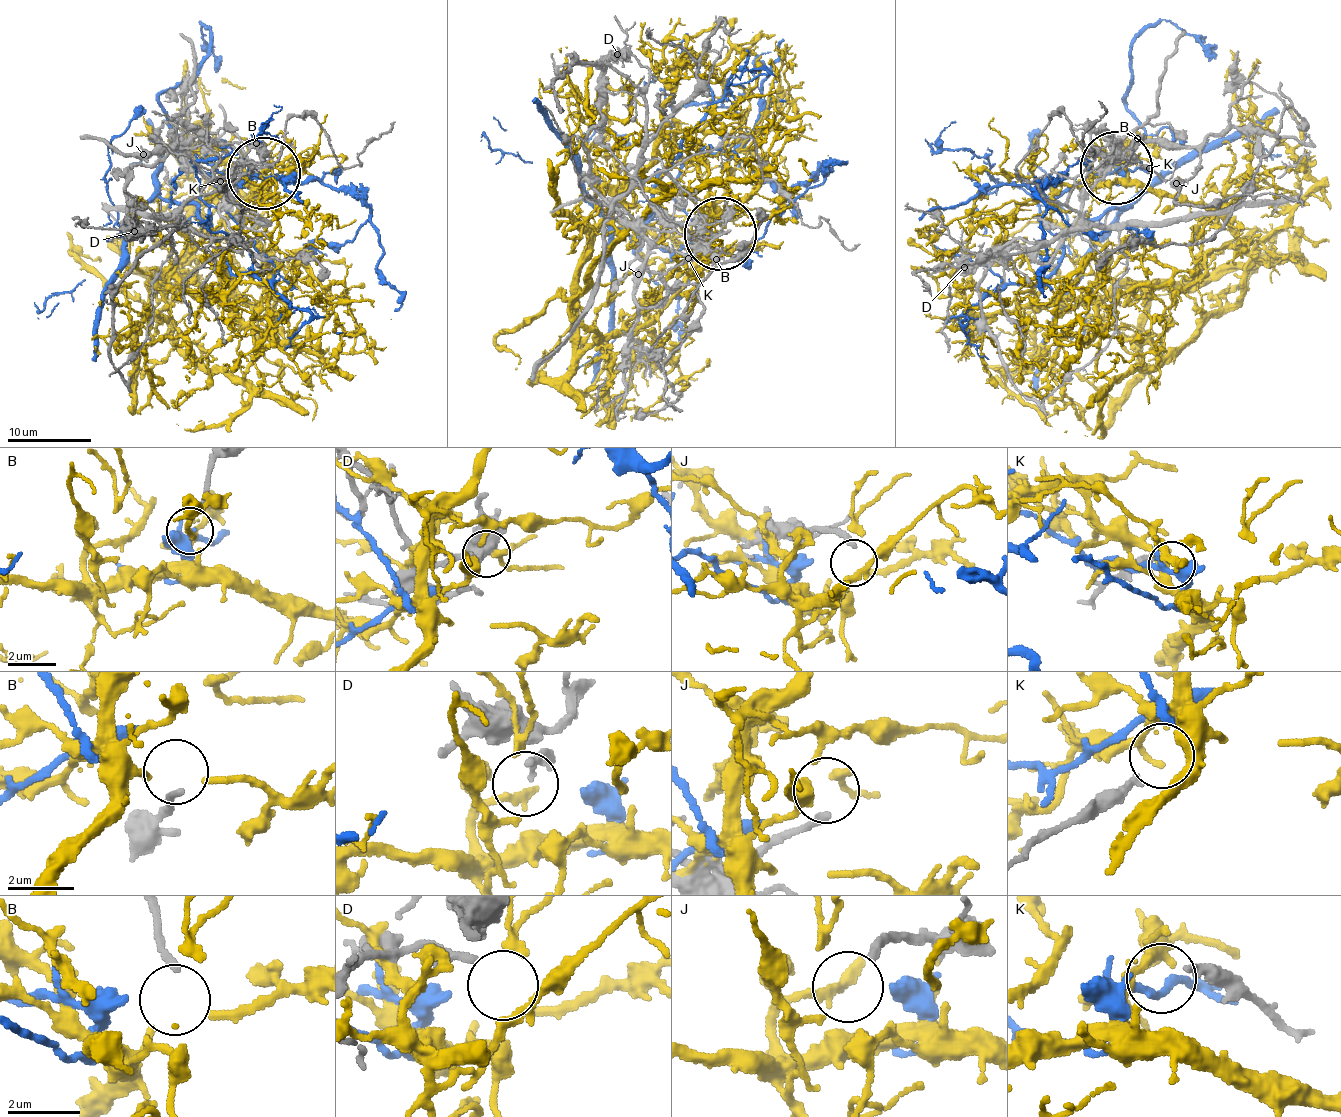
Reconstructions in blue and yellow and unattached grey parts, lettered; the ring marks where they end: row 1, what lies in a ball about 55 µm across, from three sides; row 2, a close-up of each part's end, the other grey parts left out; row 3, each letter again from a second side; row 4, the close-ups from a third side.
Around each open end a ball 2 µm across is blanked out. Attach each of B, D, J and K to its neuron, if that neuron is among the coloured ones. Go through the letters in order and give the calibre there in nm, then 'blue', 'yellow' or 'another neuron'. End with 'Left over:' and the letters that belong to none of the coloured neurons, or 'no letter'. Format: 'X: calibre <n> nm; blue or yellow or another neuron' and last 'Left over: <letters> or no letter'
B: calibre 180 nm; another neuron
D: calibre 140 nm; another neuron
J: calibre 240 nm; another neuron
K: calibre 240 nm; another neuron
Left over: B, D, J, K

